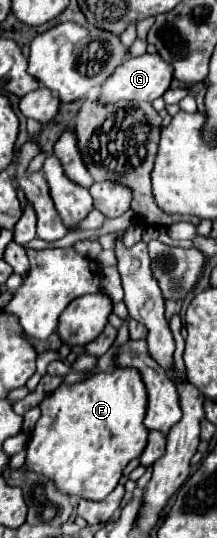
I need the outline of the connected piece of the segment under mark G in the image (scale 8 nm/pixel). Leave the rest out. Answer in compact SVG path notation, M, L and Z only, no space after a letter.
M157 53L155 55L141 55L141 57L131 57L127 61L123 61L115 73L101 85L99 103L111 103L111 101L155 101L157 97L161 97L167 89L169 83L173 79L173 69L169 63L165 63Z

